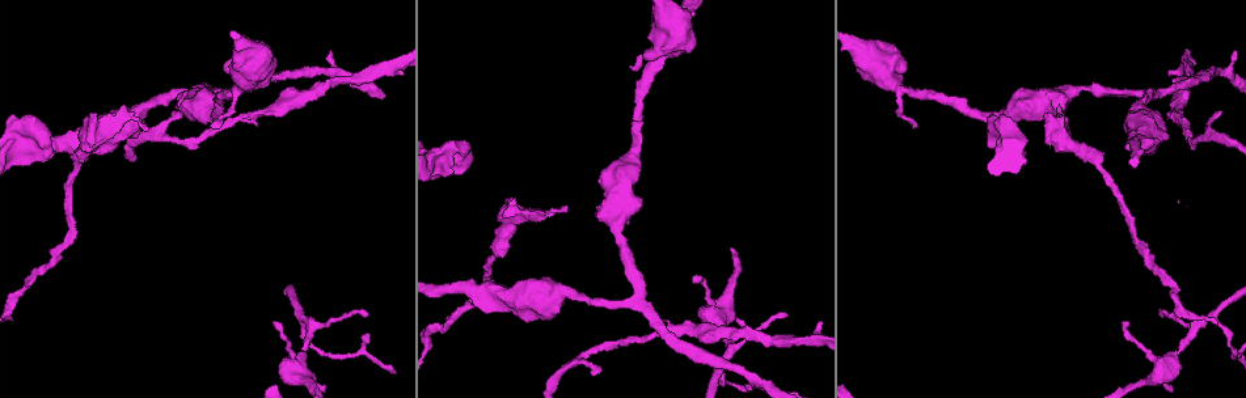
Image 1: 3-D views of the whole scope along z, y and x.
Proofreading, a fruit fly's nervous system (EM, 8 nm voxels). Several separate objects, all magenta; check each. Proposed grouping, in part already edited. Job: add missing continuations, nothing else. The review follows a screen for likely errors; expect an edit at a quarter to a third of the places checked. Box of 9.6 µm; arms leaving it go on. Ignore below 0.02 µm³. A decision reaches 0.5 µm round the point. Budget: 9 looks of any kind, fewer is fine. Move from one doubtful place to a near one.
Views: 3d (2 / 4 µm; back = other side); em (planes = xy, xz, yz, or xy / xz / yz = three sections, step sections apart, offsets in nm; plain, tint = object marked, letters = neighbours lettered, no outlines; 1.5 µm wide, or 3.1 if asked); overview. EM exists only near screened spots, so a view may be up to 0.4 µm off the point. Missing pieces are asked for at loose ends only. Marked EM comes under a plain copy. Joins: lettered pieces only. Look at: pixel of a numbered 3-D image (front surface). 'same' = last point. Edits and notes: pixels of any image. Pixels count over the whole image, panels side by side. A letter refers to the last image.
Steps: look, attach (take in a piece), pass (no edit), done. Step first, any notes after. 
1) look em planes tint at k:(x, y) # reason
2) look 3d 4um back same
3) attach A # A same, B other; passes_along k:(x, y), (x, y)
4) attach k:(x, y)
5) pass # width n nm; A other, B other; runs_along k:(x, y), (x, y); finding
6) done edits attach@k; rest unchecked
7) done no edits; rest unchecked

look em planes letters at 1:(745, 321) # an open end

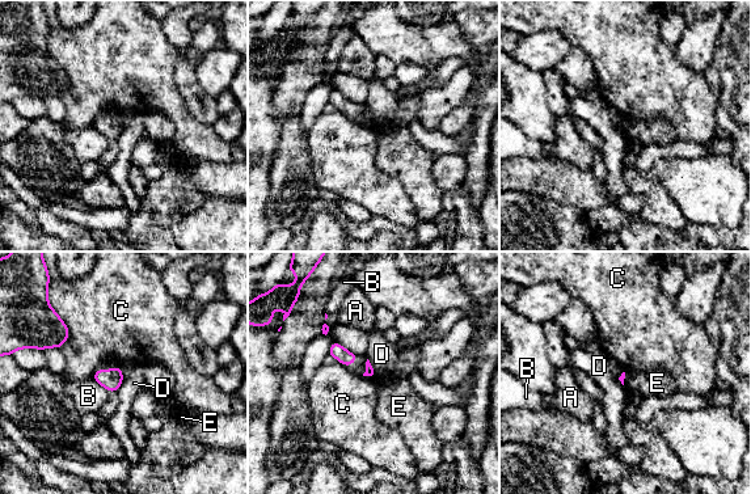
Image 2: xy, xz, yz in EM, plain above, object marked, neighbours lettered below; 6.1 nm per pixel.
pass # A other, B other, C other, D other, E other; border 2:(119, 364), (122, 383), (115, 391); no lettered piece goes on from it

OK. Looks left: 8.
look 3d 4um at 1:(173, 114) # branch stops here

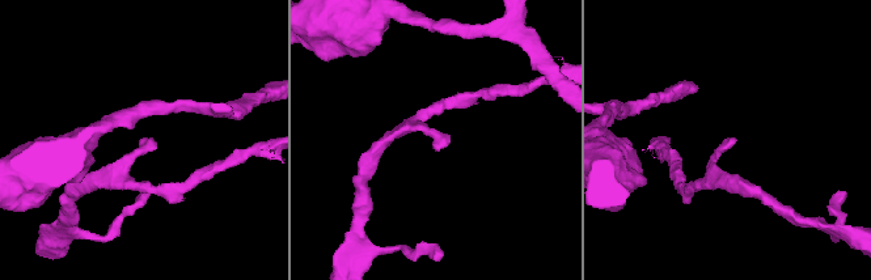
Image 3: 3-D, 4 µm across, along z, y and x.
look em planes letters at 3:(437, 151) # need the tissue

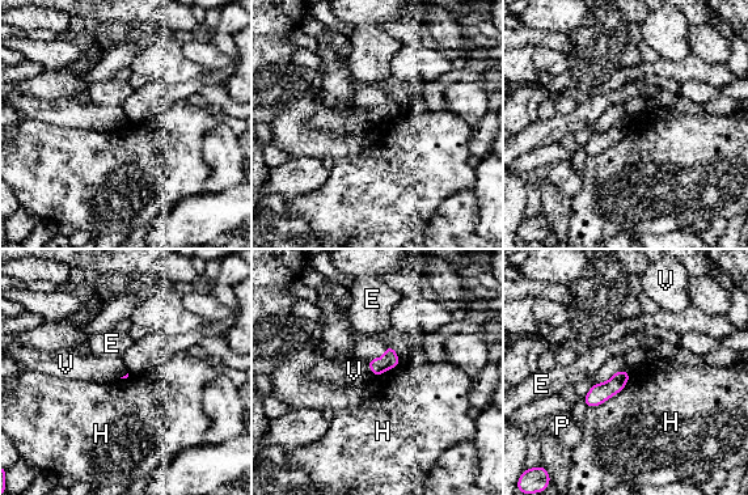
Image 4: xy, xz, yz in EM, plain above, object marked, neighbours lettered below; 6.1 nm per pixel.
pass # E other, H other, P other, V other; border 4:(367, 362), (375, 375); none of them fits

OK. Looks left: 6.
look 3d 2um at 1:(597, 214)

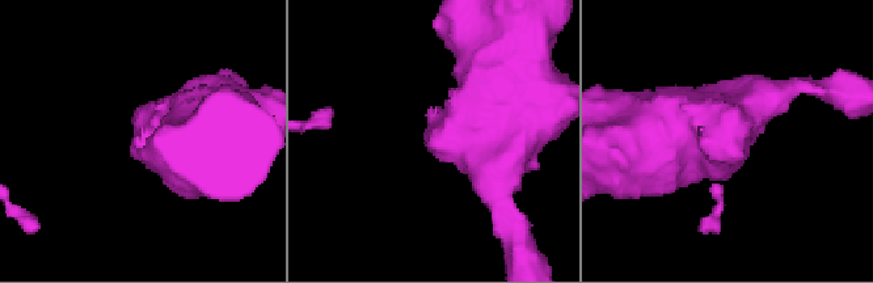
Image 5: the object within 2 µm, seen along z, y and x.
look em planes letters at 5:(141, 160)

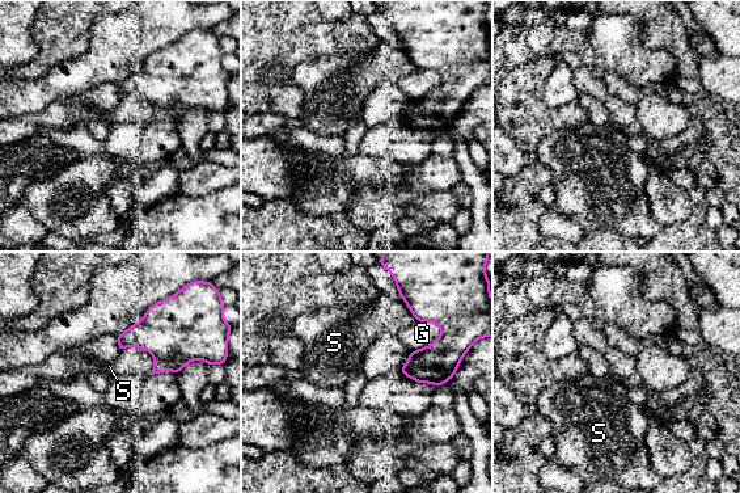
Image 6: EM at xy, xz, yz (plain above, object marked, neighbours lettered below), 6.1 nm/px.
pass # longest_contact G 240 nm; G other, S other; border 6:(397, 293), (417, 320); no lettered piece goes on from it

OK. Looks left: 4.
look em planes letters at 1:(31, 123) # an open end

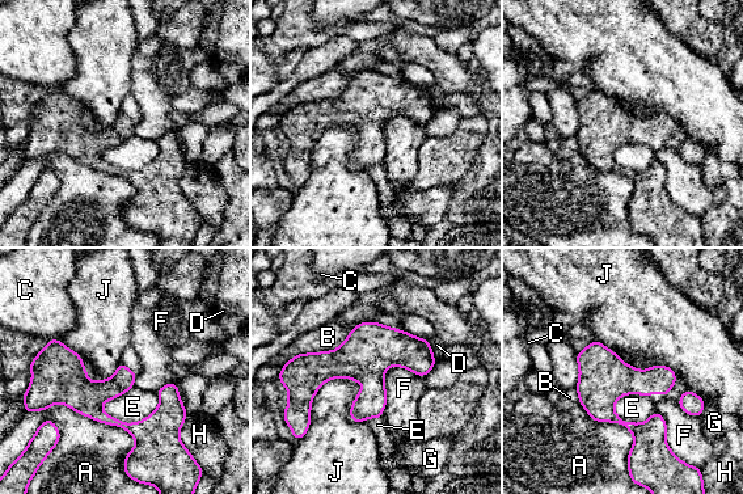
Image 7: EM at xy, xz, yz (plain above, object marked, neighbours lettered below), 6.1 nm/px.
pass # A other, B other, C other, D other, E other, F other, G other, H other, J other; runs_along 7:(46, 367), (104, 418), (176, 433); none of them fits

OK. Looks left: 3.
done no edits; rest unchecked

